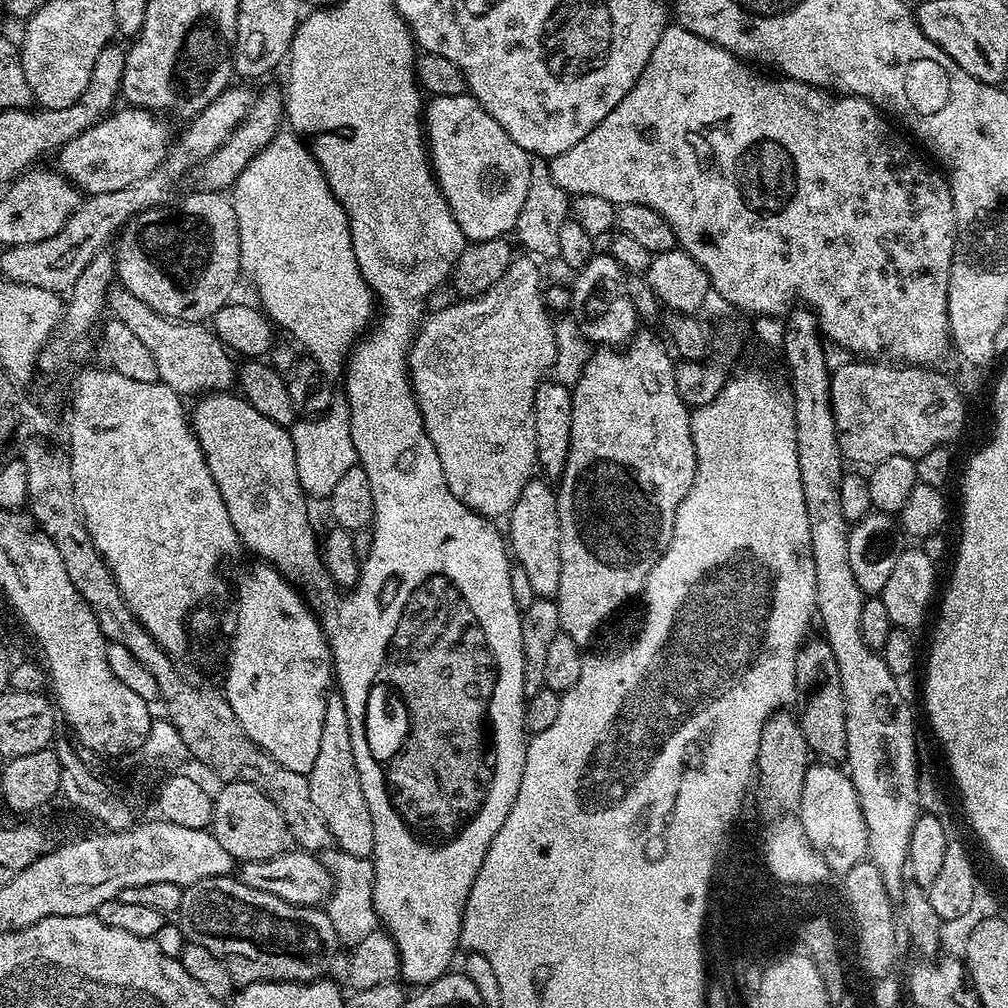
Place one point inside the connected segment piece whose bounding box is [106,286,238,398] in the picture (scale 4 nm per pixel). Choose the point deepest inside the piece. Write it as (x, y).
(192, 360)

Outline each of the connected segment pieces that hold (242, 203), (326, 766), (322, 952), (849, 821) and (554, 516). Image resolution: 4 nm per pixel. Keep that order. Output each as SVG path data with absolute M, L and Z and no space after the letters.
M278 134L272 139L230 189L234 214L238 218L240 266L243 275L252 279L260 295L259 303L273 325L277 329L285 328L289 332L285 333L299 347L301 344L308 348L307 355L315 360L317 369L325 377L339 377L345 371L352 349L373 319L374 297L354 258L348 215L334 198L328 177L320 169L309 145L299 135L284 135Z
M339 694L329 695L326 702L318 758L314 758L314 766L306 775L310 782L310 798L318 814L322 814L322 822L326 822L330 830L333 845L346 854L371 857L374 850L374 822L370 818L370 806L366 806L366 794L362 794L358 766L354 764L354 746L350 746L346 702L342 702Z
M235 875L206 878L187 885L178 923L185 941L206 946L230 970L236 986L306 984L321 979L336 956L338 928L327 911L291 904L274 894L254 890Z
M816 762L806 774L806 782L802 786L802 798L798 809L798 819L806 838L813 850L826 862L832 874L843 874L863 862L868 855L868 835L866 834L866 818L862 818L862 806L858 802L858 794L852 785L847 771L835 763Z
M533 478L529 480L526 490L522 490L518 502L514 502L512 511L506 517L506 540L510 545L511 555L519 568L526 570L530 587L538 598L556 597L558 578L562 578L560 519L556 494L557 489L547 479Z

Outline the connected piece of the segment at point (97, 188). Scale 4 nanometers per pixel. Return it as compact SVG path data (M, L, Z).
M120 106L103 117L92 128L80 132L73 140L59 149L61 176L72 181L81 193L88 196L110 194L110 190L132 188L134 182L142 182L165 160L174 140L172 128L163 115L146 108Z

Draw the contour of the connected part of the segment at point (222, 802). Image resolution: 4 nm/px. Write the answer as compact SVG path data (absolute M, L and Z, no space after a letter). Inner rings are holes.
M228 782L221 788L224 789L215 793L212 802L210 831L233 861L269 860L285 851L288 827L282 822L282 814L278 814L278 806L274 806L258 786L250 786L250 782Z

